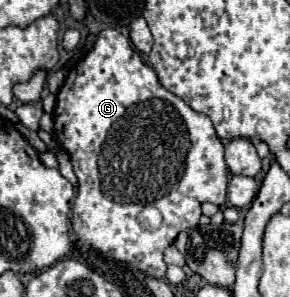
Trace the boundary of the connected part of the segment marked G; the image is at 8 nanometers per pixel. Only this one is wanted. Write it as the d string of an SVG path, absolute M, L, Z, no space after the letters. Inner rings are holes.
M114 28L102 30L94 48L68 72L54 108L52 136L70 154L78 176L78 196L72 204L72 230L76 236L102 256L130 262L148 276L164 278L162 252L182 230L198 226L202 202L220 206L226 200L230 170L224 162L224 144L216 136L210 118L194 112L182 98L168 92L158 82L154 68ZM146 204L156 206L164 218L156 230L146 230L136 220Z

